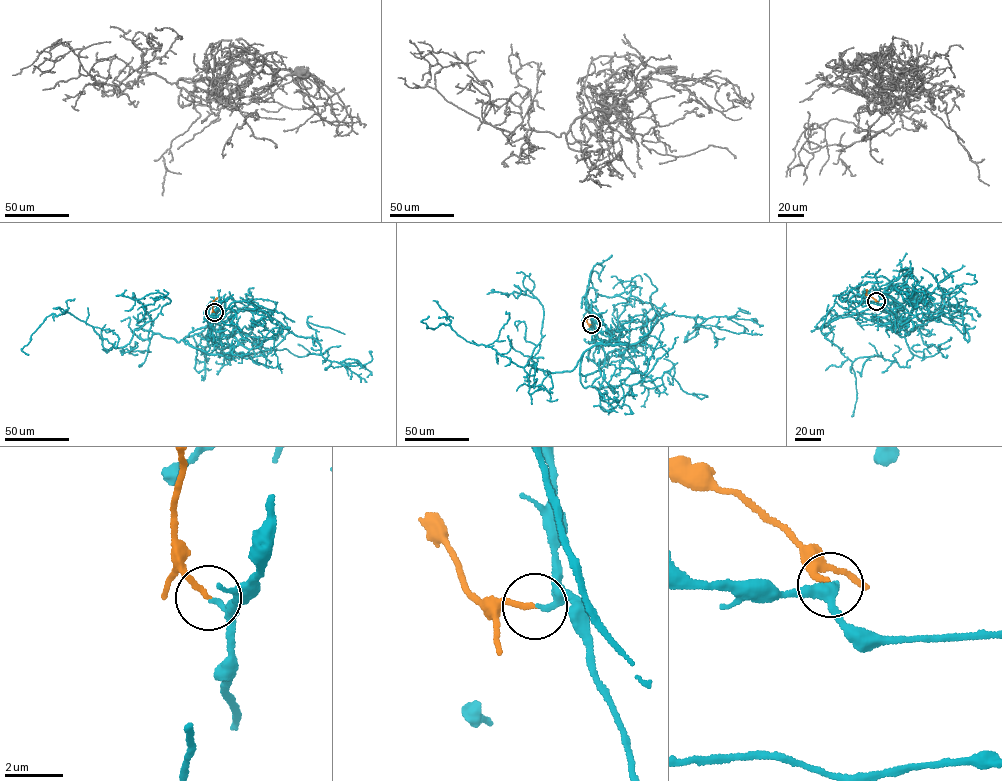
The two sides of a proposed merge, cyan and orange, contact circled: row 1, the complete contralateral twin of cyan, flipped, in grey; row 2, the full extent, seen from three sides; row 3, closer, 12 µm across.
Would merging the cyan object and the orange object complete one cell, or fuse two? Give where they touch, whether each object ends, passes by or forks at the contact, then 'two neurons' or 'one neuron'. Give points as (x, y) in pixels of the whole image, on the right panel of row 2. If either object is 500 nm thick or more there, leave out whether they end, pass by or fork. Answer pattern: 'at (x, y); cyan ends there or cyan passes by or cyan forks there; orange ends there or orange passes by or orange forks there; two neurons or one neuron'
at (876, 301); cyan passes by; orange ends there; one neuron

